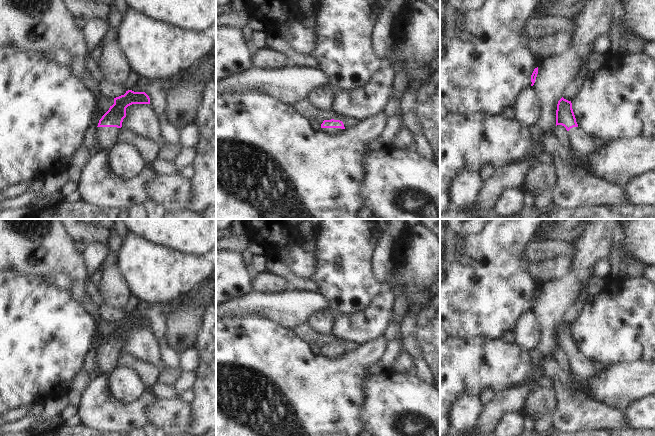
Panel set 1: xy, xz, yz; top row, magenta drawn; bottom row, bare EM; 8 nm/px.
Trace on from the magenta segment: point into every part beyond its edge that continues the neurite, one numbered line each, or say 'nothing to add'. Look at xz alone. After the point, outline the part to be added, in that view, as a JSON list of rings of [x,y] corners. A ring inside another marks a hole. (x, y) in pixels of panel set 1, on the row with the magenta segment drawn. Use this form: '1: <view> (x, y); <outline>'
1: xz (327, 130); [[[321,128],[321,130],[327,134],[337,134],[341,132],[343,129],[341,128]]]

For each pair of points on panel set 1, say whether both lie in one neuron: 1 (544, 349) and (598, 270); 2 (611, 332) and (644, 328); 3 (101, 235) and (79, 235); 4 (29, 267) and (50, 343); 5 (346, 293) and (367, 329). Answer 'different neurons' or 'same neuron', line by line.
1: different neurons
2: same neuron
3: same neuron
4: different neurons
5: different neurons

